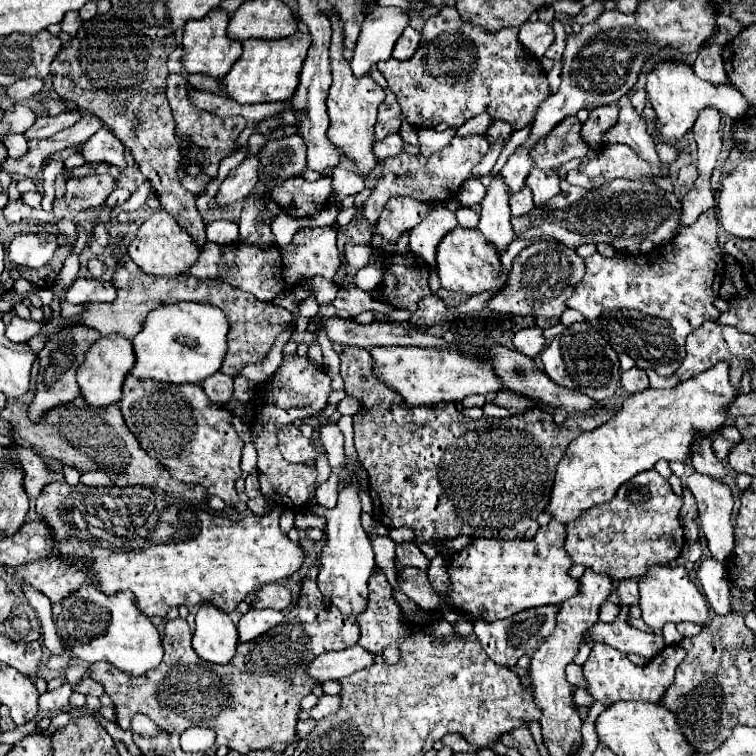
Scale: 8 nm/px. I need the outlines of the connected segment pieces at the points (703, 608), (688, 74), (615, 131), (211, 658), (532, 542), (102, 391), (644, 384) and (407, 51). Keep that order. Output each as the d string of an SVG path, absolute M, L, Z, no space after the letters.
M688 542L684 546L684 552L680 556L680 562L676 568L668 566L668 564L654 564L646 570L646 574L638 580L638 590L640 590L640 602L638 606L642 608L642 620L654 628L654 630L662 630L662 626L666 622L696 622L696 624L704 624L704 620L708 618L708 602L704 600L704 594L696 588L696 584L688 578L686 570L684 570L684 562L688 562L688 558L700 558L700 544L698 542Z
M660 62L656 68L648 74L648 84L646 92L650 96L650 104L656 112L656 132L662 140L678 142L684 138L684 134L694 126L696 116L700 114L702 108L716 108L720 114L738 120L742 118L748 110L750 104L744 100L744 96L732 88L732 86L712 86L704 80L700 80L692 68L684 62Z
M622 96L620 98L620 118L618 122L602 136L604 144L626 144L630 146L642 160L646 160L650 166L660 168L662 162L656 154L656 144L654 138L646 130L644 118L632 108L630 98Z
M202 604L196 614L196 632L192 638L194 652L212 664L228 664L236 654L238 630L226 612L212 604Z
M556 520L538 528L530 540L472 538L468 548L448 556L450 592L446 604L468 618L480 616L482 620L502 620L528 608L560 604L578 588L578 580L566 574L570 566L572 560L564 552L564 524Z
M110 334L110 336L102 336L86 354L86 360L84 364L76 370L76 382L78 382L78 388L80 388L80 394L82 398L86 400L88 406L110 406L114 402L120 400L122 396L122 382L124 382L124 376L132 370L134 366L134 352L132 352L132 342L124 336L116 336L116 334Z
M636 366L630 368L630 370L624 370L624 372L622 372L622 376L620 376L620 386L622 386L624 392L628 392L628 394L650 388L646 372L640 370L640 368L636 368Z
M406 28L402 32L402 36L398 38L396 46L394 46L394 52L392 52L392 58L396 60L408 60L414 56L414 52L418 50L418 44L420 44L420 32L416 32L414 28Z

